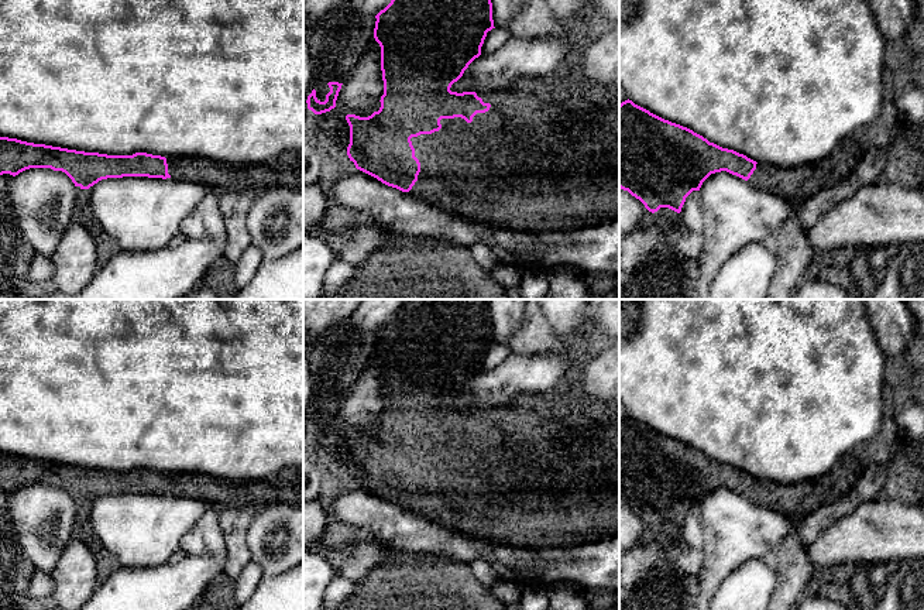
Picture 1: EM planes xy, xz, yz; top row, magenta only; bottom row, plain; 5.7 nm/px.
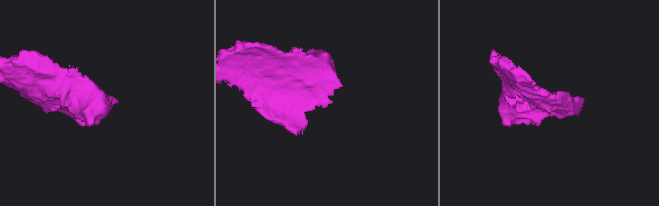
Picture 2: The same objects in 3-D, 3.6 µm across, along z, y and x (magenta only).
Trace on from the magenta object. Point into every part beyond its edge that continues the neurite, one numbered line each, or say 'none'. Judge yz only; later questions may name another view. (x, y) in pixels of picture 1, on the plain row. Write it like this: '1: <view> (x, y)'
1: yz (796, 501)

